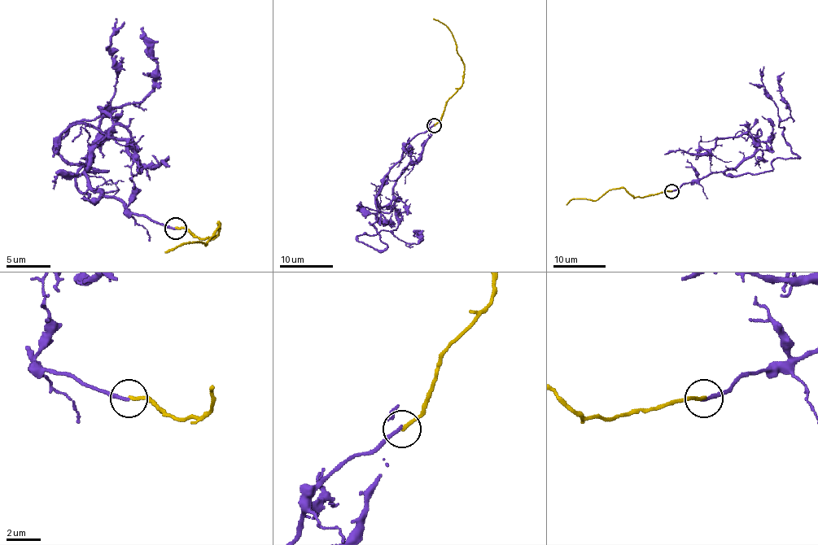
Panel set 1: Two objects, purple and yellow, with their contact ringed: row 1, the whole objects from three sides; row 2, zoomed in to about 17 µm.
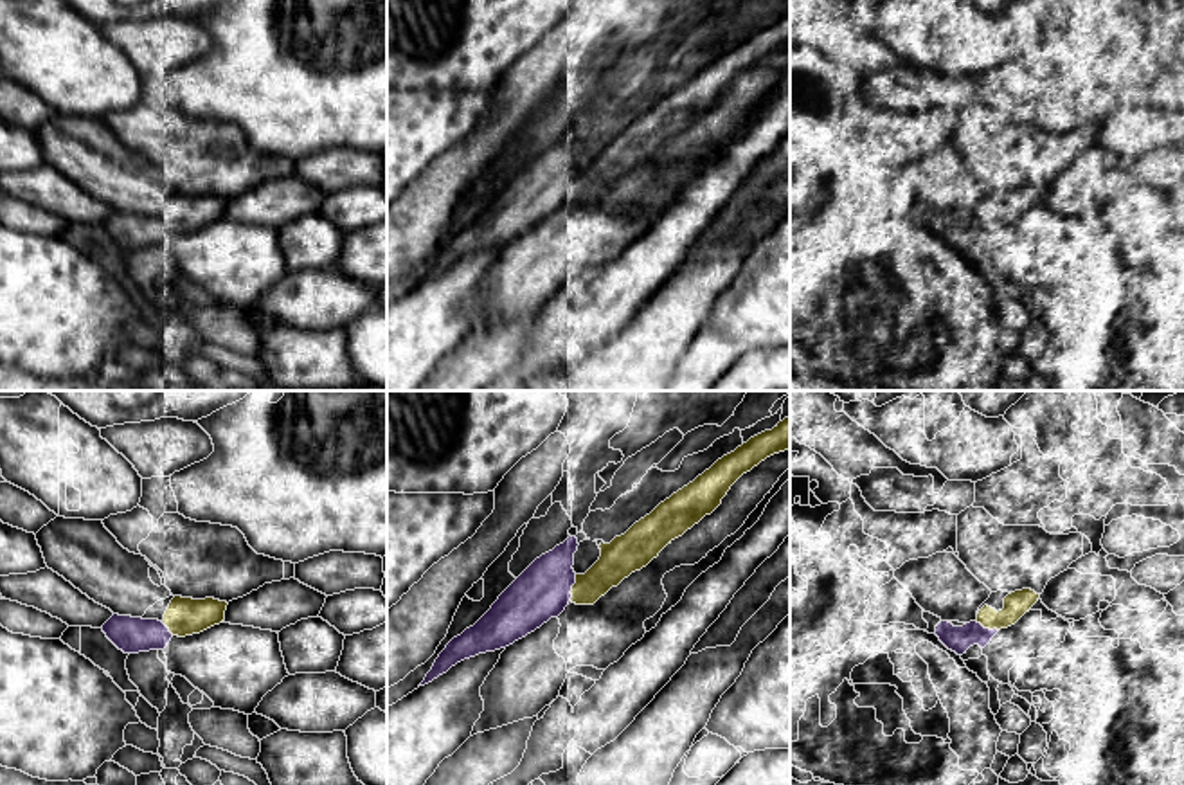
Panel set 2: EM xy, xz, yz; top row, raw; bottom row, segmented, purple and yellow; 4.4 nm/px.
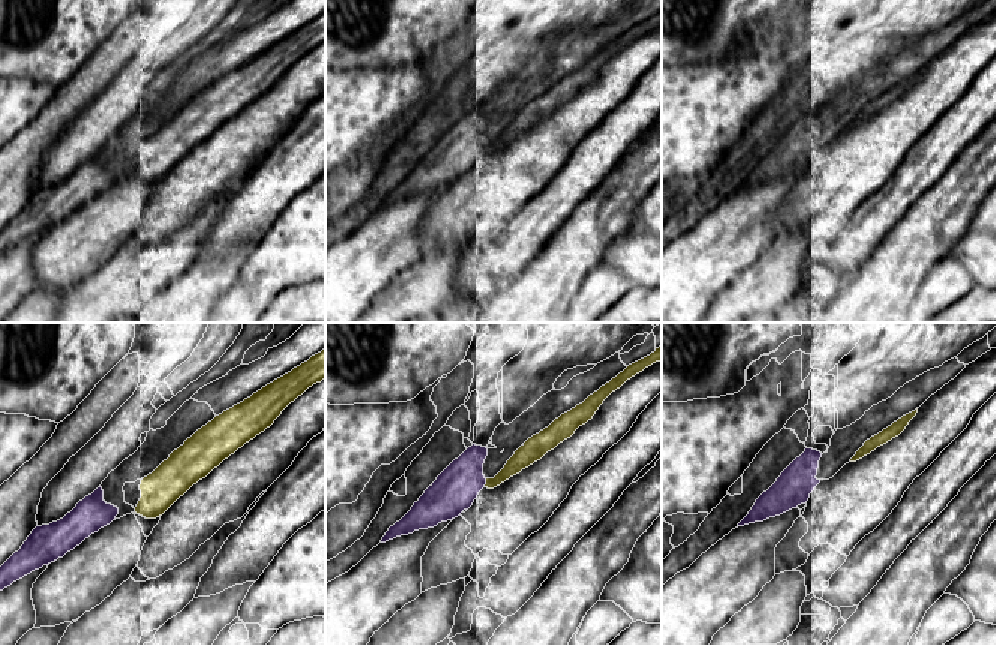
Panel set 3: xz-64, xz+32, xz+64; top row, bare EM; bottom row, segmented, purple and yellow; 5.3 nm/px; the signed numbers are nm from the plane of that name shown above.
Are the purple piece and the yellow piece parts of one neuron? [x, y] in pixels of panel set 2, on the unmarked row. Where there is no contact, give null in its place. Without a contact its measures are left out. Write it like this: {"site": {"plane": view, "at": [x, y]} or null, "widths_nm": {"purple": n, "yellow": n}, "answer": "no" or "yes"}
{"site": {"plane": "xz", "at": [571, 184]}, "widths_nm": {"purple": 240, "yellow": 170}, "answer": "yes"}

